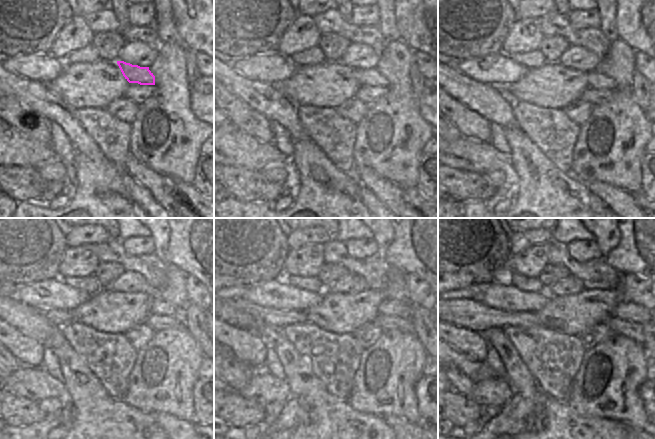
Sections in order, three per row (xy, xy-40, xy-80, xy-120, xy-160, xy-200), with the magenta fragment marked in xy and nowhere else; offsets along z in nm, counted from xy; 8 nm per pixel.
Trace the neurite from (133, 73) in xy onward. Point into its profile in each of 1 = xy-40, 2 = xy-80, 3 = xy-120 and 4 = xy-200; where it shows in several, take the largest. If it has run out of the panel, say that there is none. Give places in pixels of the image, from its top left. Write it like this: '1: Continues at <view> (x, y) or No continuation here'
1: Continues at xy-40 (371, 77)
2: Continues at xy-80 (595, 79)
3: Continues at xy-120 (158, 306)
4: Continues at xy-200 (625, 310).

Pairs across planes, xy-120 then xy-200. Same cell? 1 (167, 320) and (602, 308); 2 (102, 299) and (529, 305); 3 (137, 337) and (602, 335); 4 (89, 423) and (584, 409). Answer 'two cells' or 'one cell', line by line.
1: two cells
2: two cells
3: one cell
4: two cells

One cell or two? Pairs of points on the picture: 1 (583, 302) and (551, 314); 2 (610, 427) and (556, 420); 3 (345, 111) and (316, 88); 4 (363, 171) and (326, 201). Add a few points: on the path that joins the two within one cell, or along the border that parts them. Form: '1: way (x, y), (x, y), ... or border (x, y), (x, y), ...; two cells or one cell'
1: way (575, 310), (571, 314), (559, 314); one cell
2: way (597, 428), (569, 428); one cell
3: border (354, 96), (344, 100), (334, 108); two cells
4: border (352, 173), (361, 184); two cells

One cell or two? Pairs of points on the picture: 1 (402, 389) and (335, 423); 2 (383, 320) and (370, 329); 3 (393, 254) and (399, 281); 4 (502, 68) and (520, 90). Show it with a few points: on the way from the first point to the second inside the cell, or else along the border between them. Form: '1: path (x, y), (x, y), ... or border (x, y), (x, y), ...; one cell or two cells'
1: border (346, 399), (356, 410), (382, 416); two cells
2: border (373, 322), (383, 330); two cells
3: border (389, 266), (393, 266), (404, 273); two cells
4: border (527, 69), (507, 87); two cells

